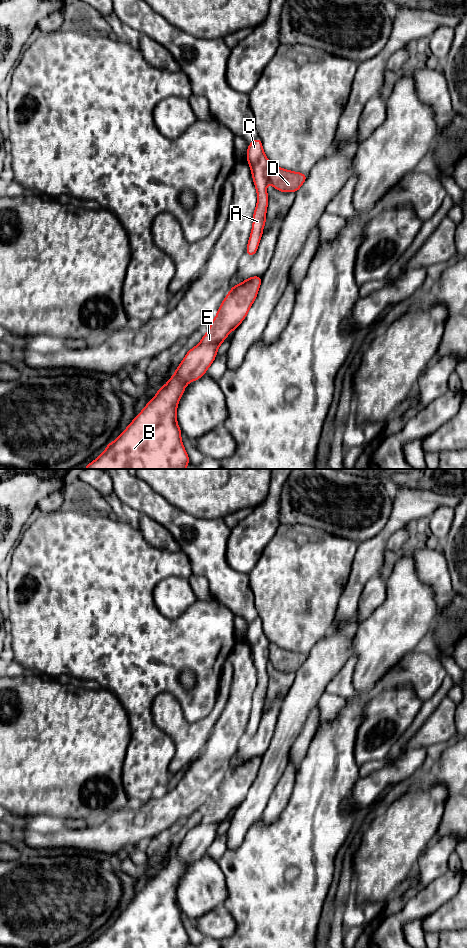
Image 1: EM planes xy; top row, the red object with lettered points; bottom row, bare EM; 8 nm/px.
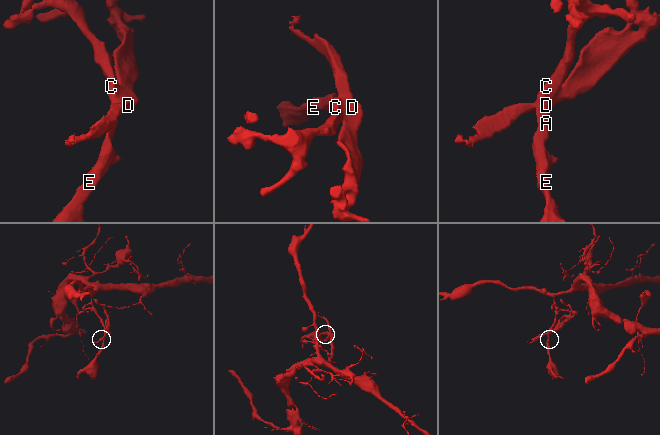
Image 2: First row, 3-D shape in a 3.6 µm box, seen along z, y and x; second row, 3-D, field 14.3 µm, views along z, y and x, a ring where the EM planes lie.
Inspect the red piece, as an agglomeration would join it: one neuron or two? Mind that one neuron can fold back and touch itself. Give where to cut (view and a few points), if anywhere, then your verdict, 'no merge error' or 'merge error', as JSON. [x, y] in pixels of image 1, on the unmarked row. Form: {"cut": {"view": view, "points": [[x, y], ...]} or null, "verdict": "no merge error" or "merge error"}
{"cut": {"view": "xy", "points": [[270, 643], [268, 661]]}, "verdict": "merge error"}

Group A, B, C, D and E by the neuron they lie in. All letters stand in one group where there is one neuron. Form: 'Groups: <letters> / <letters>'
Groups: A B C E / D

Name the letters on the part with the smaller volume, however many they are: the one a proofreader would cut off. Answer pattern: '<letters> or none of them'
D

